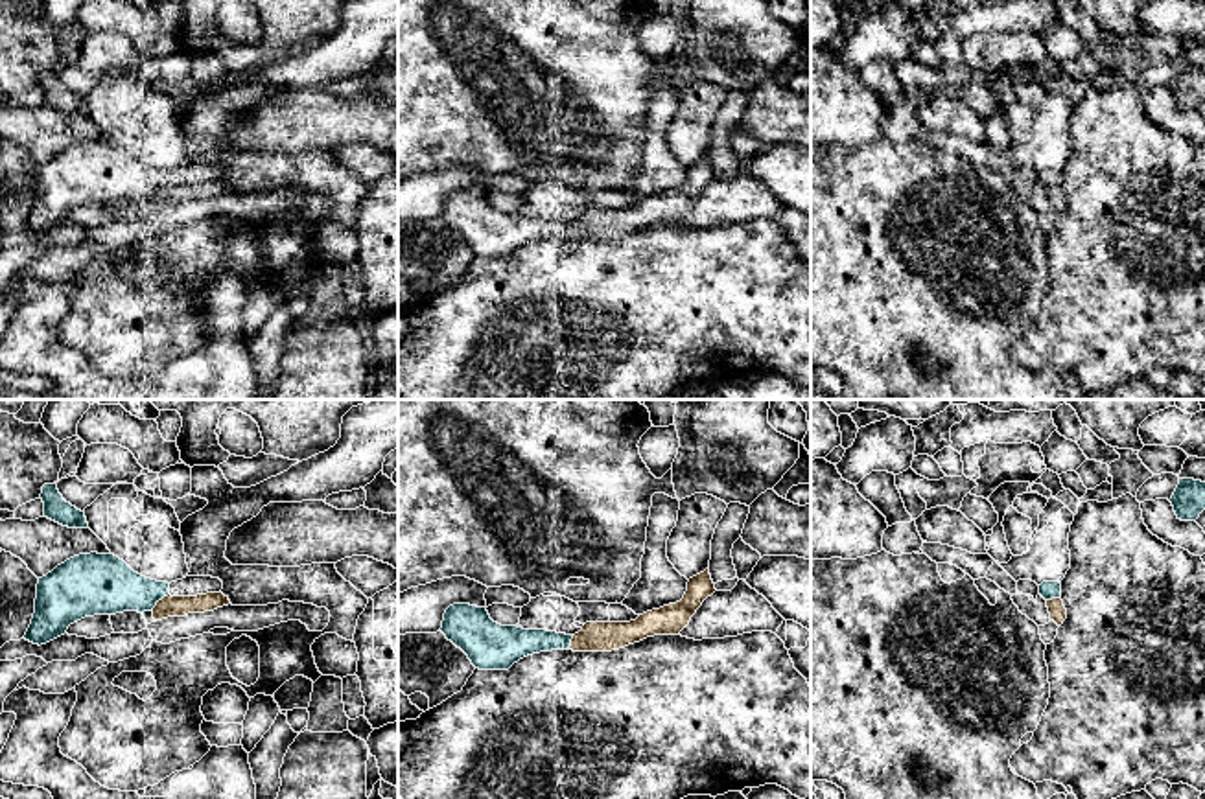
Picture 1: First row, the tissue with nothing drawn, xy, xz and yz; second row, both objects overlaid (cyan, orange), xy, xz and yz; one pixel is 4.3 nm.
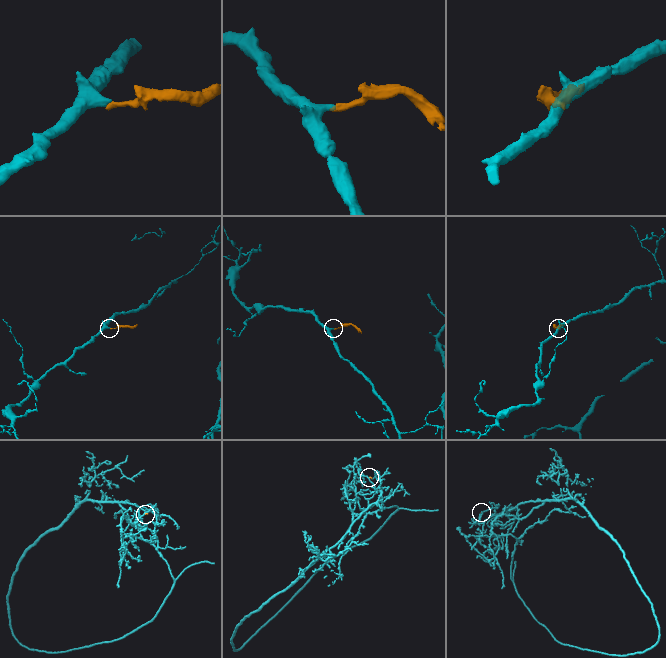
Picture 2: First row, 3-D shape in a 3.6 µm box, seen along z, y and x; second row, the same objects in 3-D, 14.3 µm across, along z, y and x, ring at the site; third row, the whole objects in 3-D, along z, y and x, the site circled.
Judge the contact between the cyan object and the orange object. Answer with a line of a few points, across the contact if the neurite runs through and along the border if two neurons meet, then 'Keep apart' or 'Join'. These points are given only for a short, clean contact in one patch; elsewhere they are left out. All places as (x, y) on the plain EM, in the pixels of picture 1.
Keep apart

